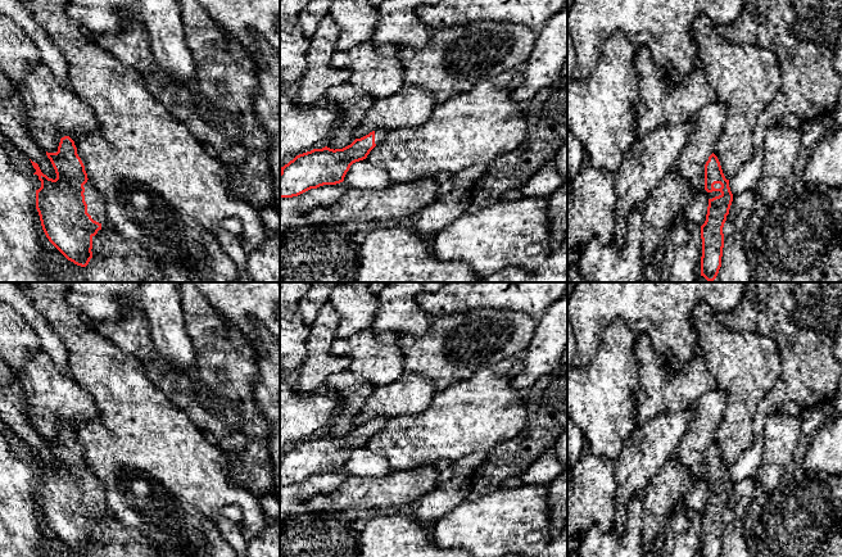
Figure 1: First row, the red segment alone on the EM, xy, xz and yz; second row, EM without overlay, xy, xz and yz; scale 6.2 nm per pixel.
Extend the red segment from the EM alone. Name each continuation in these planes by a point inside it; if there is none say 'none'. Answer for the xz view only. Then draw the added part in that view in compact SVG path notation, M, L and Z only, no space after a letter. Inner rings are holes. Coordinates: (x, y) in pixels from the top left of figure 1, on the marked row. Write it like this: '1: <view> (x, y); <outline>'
1: xz (380, 134); M377 128L375 131L375 144L379 145L380 142L382 142L385 140L385 137L388 136L389 130L385 128Z

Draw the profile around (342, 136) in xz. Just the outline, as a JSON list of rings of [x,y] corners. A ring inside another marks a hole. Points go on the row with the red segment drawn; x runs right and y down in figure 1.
[[[349,83],[330,87],[325,96],[339,110],[335,127],[326,140],[327,148],[343,149],[356,140],[354,130],[363,122],[366,112],[376,99]]]

